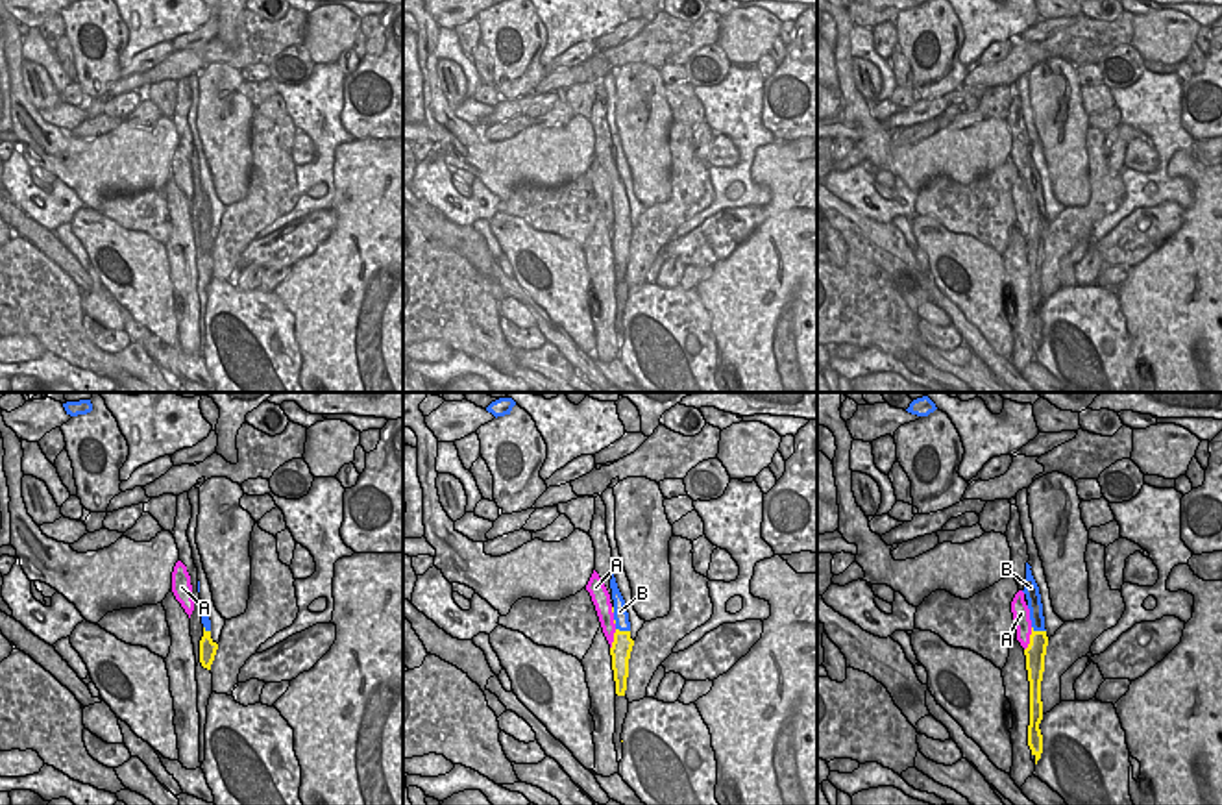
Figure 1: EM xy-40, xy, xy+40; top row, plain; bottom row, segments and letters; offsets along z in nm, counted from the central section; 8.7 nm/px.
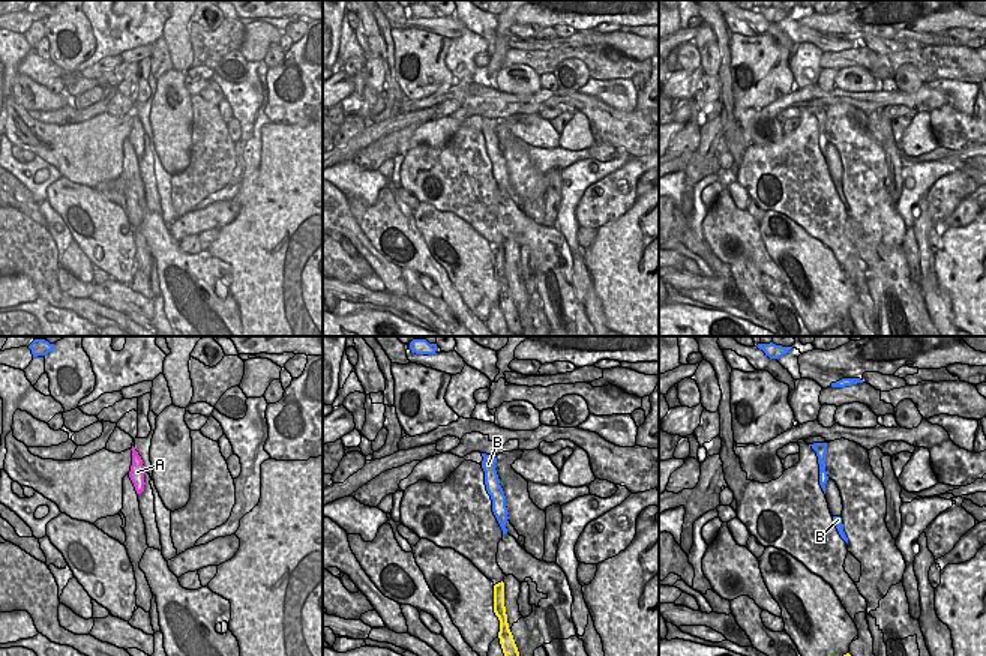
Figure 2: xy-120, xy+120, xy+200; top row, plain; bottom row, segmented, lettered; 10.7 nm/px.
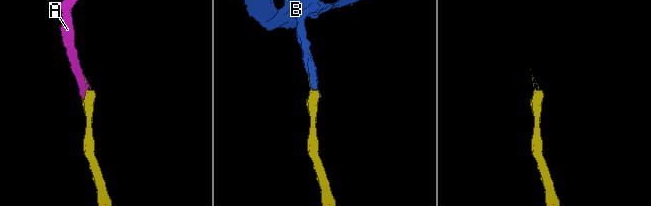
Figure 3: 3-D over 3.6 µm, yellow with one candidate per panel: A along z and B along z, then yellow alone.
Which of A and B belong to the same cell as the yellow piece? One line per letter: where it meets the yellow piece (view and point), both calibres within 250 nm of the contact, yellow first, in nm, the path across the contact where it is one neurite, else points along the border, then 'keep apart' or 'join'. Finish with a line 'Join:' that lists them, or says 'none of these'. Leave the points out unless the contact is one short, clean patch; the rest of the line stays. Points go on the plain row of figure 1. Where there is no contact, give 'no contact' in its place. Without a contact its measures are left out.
A: meets yellow in xy+40 at (1030, 224); 170 nm thick on the yellow side, 160 nm on the other; join
B: meets yellow in xy+40 at (1039, 217); 170 nm thick on the yellow side, 130 nm on the other; border along xy+40 (1032, 211), (1045, 217); keep apart
Join: A

